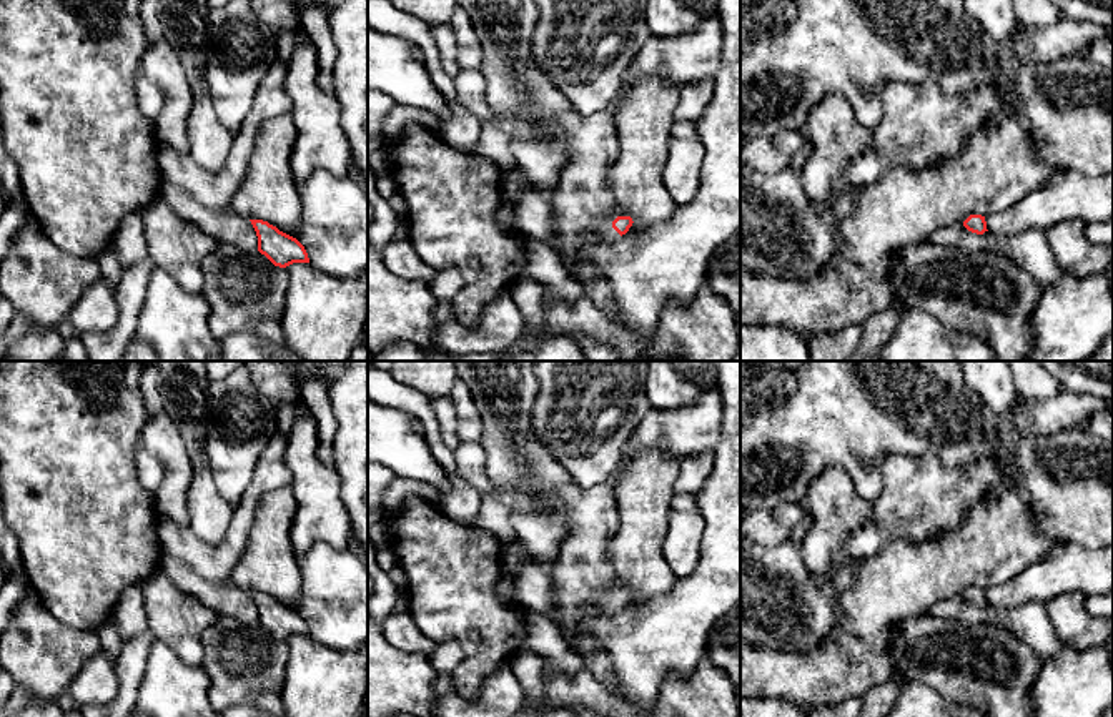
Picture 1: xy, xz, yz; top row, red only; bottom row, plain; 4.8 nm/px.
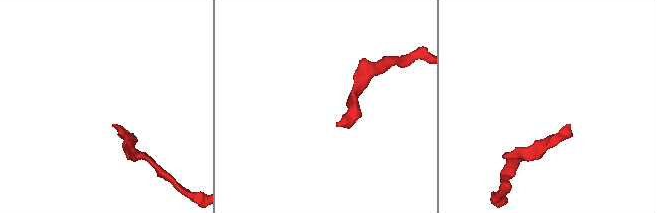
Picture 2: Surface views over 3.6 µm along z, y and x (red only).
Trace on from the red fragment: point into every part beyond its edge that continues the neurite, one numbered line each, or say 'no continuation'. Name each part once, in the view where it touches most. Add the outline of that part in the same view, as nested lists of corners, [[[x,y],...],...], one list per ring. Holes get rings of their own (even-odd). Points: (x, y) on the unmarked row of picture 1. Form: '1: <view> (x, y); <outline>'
1: xz (606, 604); [[[602,597],[599,601],[599,611],[602,616],[612,616],[619,611],[621,607],[612,601],[612,597]]]

